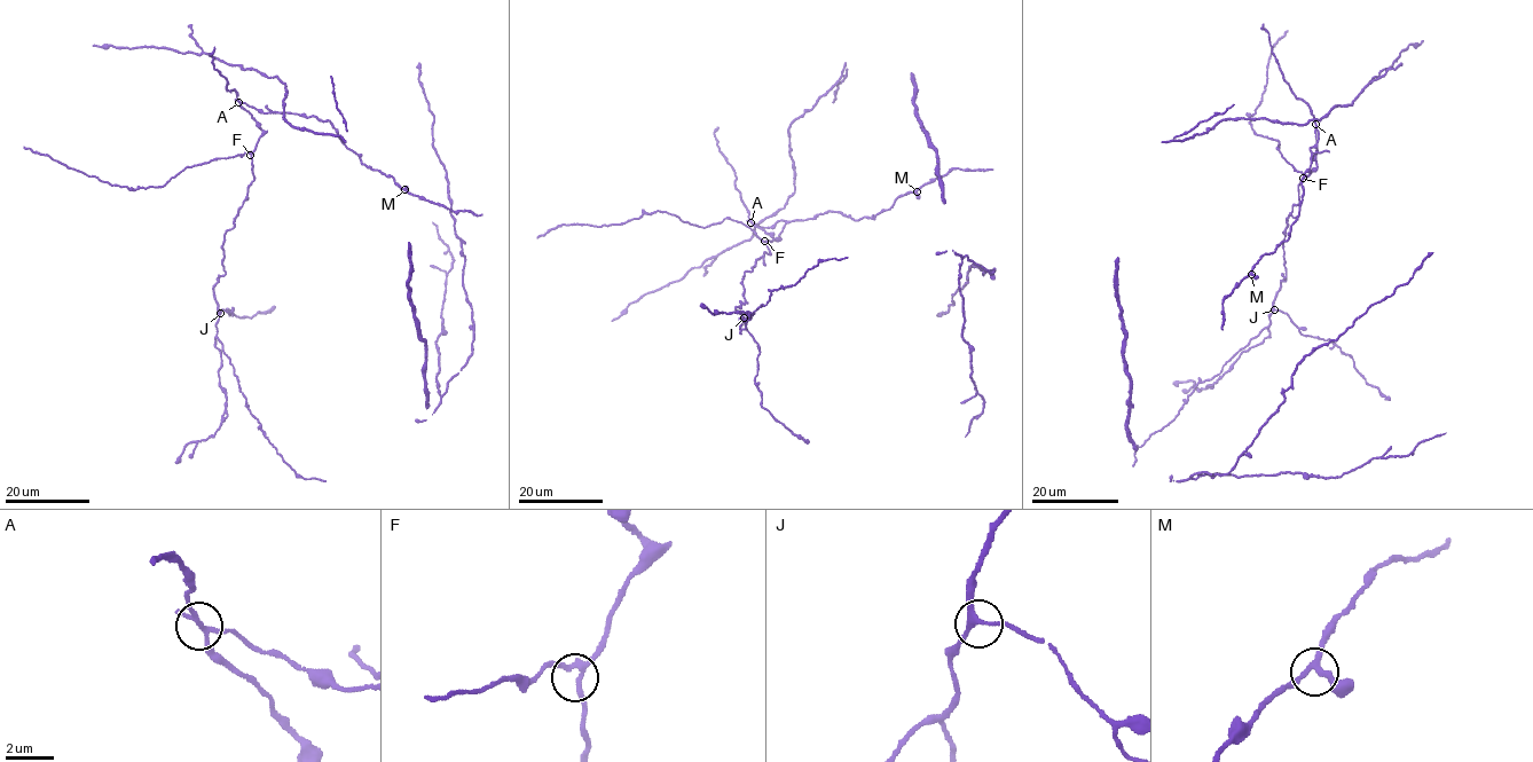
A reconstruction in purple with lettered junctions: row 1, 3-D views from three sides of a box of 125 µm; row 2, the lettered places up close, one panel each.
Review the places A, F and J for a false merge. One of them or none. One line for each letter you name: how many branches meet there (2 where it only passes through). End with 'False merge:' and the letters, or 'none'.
A: 3 branches meet
False merge: A

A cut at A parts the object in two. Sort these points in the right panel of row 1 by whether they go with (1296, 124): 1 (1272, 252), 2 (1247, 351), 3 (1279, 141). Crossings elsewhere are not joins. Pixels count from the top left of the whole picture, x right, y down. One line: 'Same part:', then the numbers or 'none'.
Same part: 2, 3

